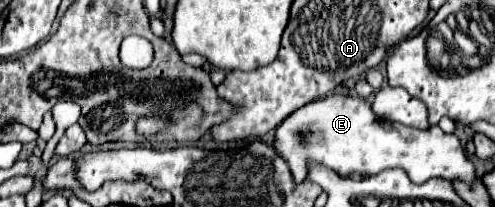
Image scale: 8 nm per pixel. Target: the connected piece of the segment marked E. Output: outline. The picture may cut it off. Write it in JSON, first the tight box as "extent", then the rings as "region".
{"extent":[274,95,476,185],"region":[[[330,95],[324,99],[310,101],[304,107],[296,109],[292,115],[288,115],[276,127],[274,151],[276,151],[276,155],[280,155],[288,163],[288,167],[292,171],[292,179],[296,185],[304,183],[308,179],[308,163],[330,167],[340,177],[350,177],[352,173],[376,175],[384,169],[400,167],[408,173],[412,183],[418,183],[418,185],[432,179],[432,177],[444,177],[450,181],[462,179],[466,183],[472,183],[476,177],[474,165],[468,159],[468,155],[464,153],[464,147],[460,145],[456,135],[444,133],[440,127],[430,127],[430,129],[422,131],[422,129],[414,129],[414,127],[404,127],[400,123],[392,123],[388,119],[380,119],[372,111],[370,101],[366,101],[362,97],[350,97],[350,95]]]}

